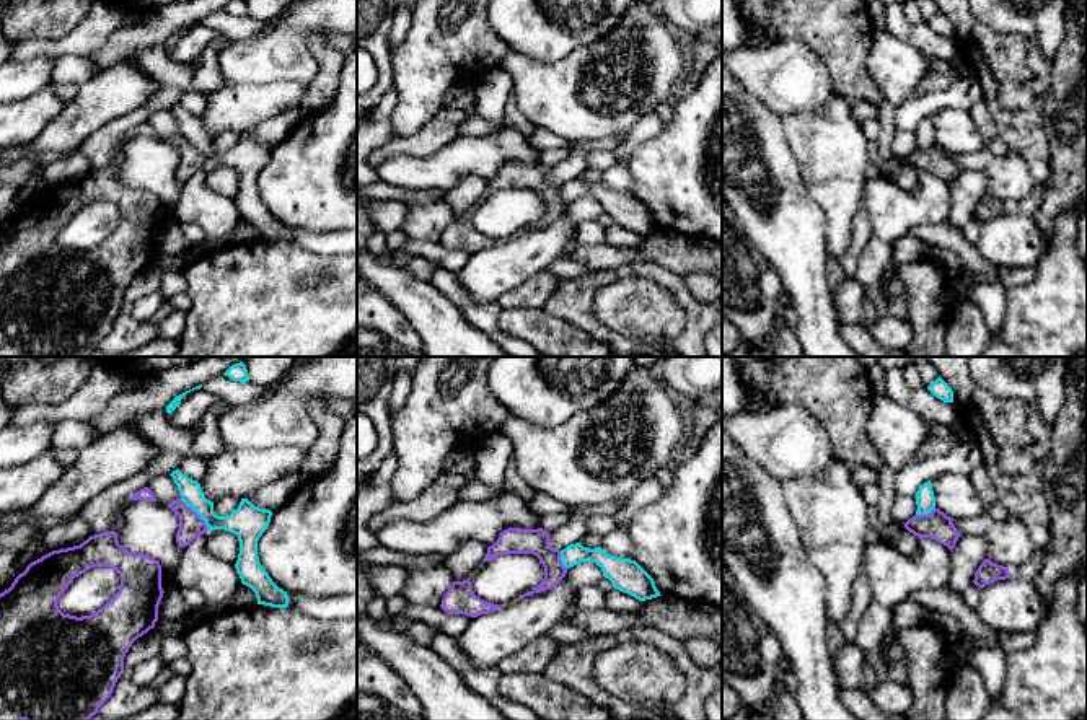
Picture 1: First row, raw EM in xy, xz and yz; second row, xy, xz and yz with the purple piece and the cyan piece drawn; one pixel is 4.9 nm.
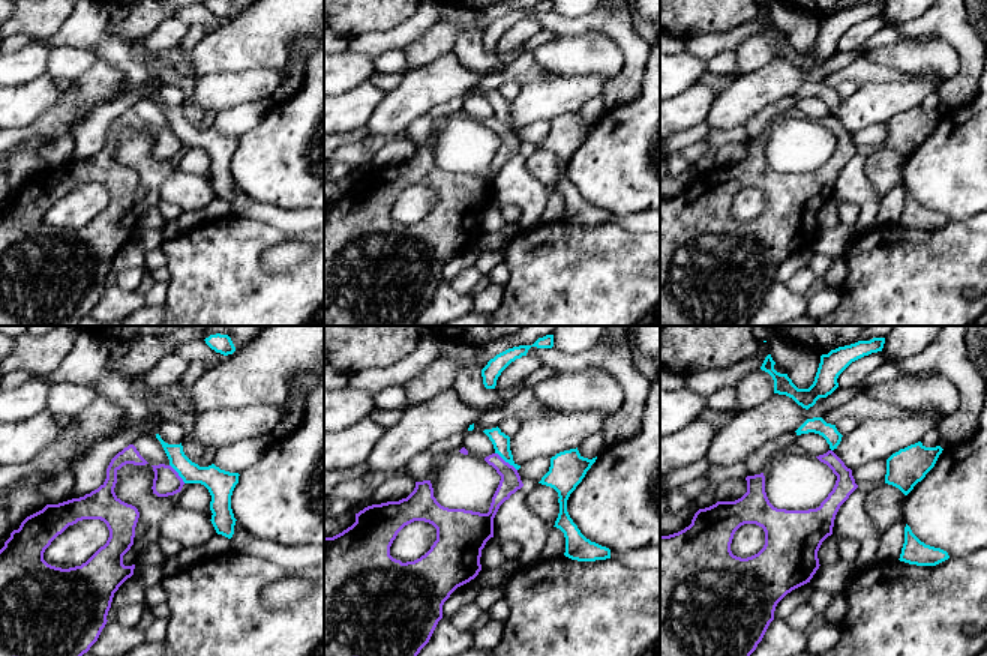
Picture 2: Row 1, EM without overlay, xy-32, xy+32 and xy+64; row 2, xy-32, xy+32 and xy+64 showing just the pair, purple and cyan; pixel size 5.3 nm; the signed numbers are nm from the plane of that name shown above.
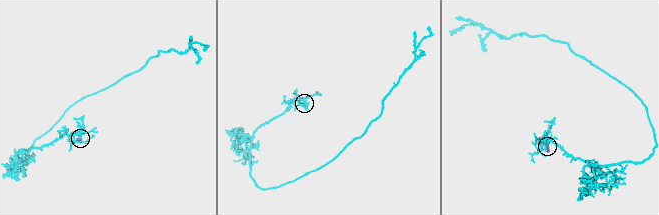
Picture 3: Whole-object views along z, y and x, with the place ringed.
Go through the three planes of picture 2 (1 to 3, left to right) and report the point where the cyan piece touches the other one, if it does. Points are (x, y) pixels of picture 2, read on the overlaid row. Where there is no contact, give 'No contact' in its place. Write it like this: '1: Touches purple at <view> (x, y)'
1: Touches purple at xy-32 (177, 473)
2: Touches purple at xy+32 (504, 461)
3: No contact

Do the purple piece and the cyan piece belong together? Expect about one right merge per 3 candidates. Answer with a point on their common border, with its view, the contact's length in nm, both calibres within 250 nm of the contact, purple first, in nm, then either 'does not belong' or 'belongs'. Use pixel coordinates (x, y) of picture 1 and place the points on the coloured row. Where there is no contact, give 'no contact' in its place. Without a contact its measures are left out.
xy (196, 513) | 220 nm | 120/160 nm | does not belong

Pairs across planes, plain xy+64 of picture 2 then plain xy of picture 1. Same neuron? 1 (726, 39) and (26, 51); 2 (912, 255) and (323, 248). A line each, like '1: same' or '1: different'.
1: same
2: different

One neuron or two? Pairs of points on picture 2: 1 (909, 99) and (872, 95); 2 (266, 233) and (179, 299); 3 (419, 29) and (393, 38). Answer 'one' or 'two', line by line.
1: one
2: one
3: one

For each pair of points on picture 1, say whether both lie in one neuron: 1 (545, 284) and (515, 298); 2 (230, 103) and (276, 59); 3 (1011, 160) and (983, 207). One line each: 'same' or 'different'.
1: same
2: different
3: different

